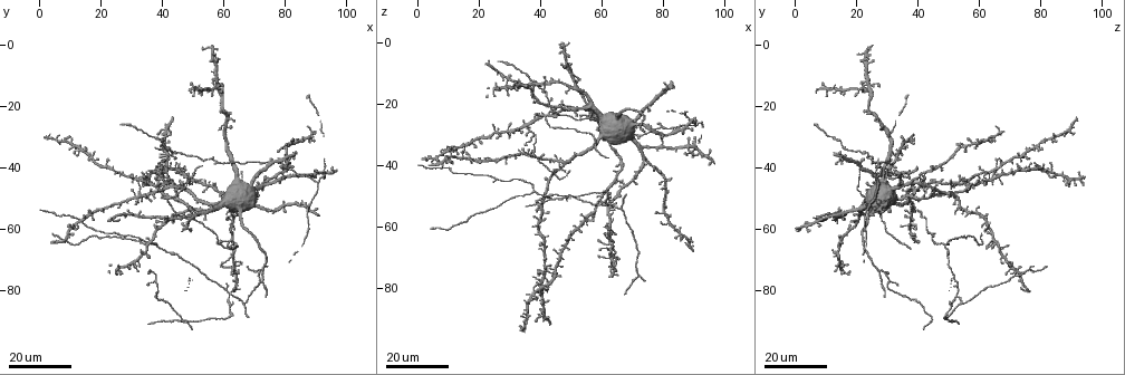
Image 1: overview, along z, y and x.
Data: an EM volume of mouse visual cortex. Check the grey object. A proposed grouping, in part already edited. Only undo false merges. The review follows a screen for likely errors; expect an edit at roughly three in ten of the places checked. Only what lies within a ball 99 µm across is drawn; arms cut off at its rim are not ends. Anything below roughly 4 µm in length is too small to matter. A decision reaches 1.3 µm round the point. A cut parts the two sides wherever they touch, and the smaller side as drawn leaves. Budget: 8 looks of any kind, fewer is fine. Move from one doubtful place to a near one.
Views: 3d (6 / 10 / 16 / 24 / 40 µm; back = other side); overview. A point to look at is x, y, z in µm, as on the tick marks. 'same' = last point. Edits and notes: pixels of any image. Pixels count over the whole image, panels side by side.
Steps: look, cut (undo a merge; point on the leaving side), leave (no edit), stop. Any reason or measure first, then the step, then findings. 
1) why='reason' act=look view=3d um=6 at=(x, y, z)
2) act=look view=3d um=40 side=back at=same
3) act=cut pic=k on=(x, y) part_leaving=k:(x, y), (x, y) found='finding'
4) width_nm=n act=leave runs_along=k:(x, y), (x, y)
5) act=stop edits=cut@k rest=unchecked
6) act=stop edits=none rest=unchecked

why='side arm on a straight run' act=look view=3d um=16 at=(43, 50, 24)

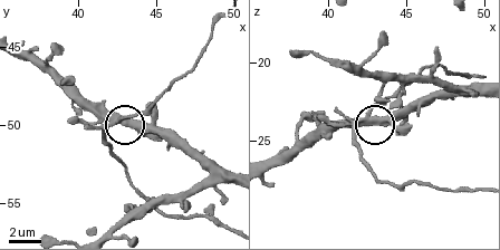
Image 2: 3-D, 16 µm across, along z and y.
act=look view=3d um=10 at=(42.6, 49.8, 23.4)

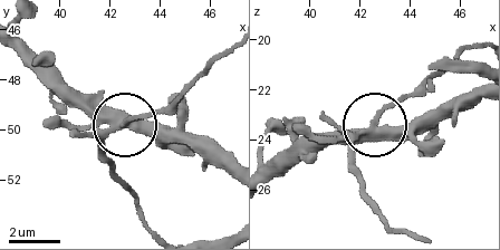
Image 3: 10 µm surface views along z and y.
width_nm=370 act=cut pic=3 on=(390, 104) part_leaving=3:(365, 131), (353, 154), (362, 199), (388, 229), (411, 231) found='a second neuron is stuck on'

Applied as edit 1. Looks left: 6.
why='side arm on a straight run' act=look view=3d um=16 at=(26, 63, 45)

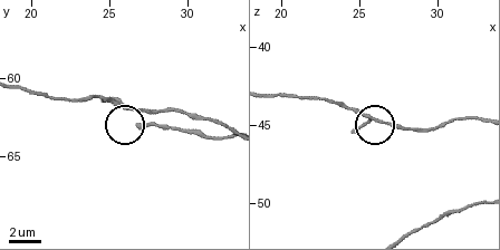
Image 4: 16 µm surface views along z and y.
act=look view=3d um=6 at=(26.0, 61.8, 44.6)

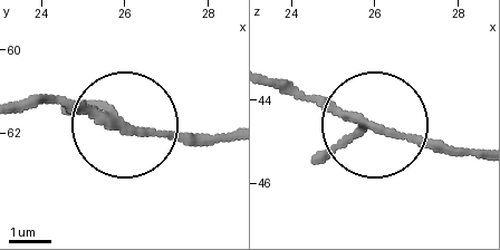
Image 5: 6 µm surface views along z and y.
act=leave runs_along=5:(272, 79), (476, 154) found='all the same neuron'

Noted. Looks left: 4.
why='three-way junction' act=look view=3d um=24 at=(38, 64, 48)

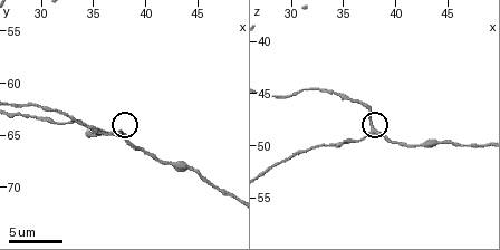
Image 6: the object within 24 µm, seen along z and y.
act=look view=3d um=6 at=(37.8, 65.0, 48.8)

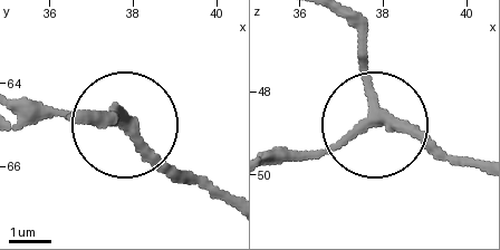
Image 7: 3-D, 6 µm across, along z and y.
arms=3 act=leave runs_along=7:(346, 21), (375, 125), (271, 161) found='continuous, no second neuron'

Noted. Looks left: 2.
act=stop edits=cut@3 rest=unchecked

